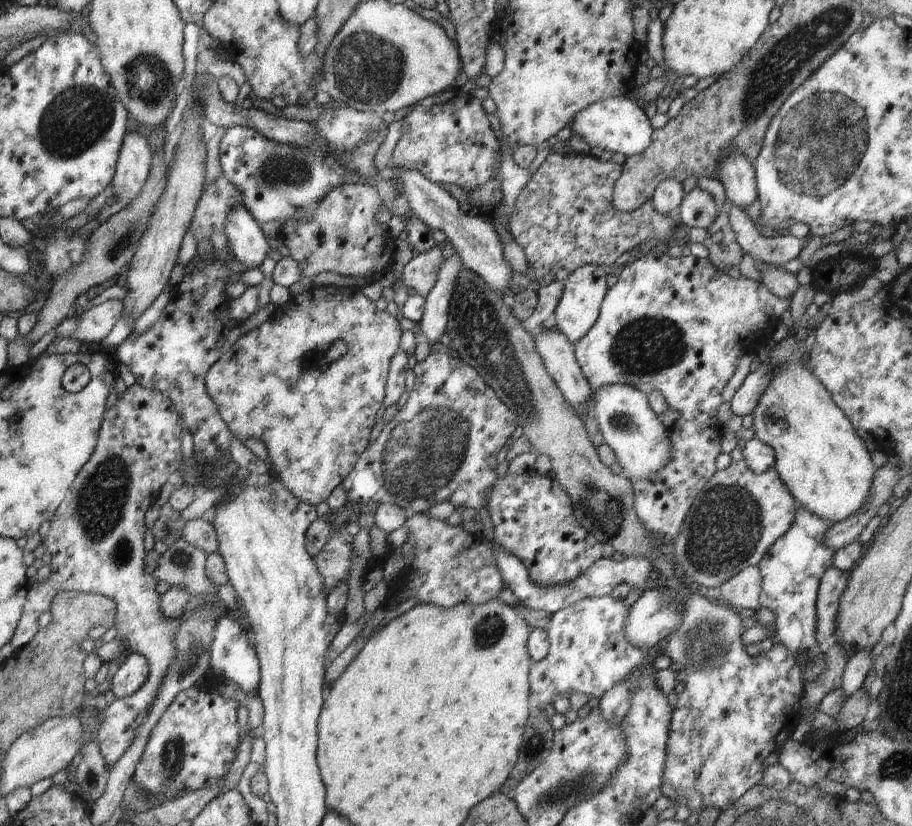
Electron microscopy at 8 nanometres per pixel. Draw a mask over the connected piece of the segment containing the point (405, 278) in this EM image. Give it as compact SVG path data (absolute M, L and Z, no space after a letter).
M440 246L414 255L402 270L402 284L411 292L425 297L434 288L437 270L442 263Z

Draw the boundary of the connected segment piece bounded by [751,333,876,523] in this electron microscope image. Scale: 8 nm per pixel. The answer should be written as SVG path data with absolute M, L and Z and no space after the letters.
M789 333L769 352L768 359L762 364L771 363L774 374L752 411L752 430L756 439L767 444L775 452L773 466L780 480L788 487L797 504L807 508L821 519L833 523L848 518L859 511L867 502L872 481L875 478L872 458L863 440L856 434L848 417L836 406L831 394L804 364L804 341Z

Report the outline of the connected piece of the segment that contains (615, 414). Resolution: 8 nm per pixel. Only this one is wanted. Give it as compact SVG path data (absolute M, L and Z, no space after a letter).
M607 385L593 391L595 408L590 416L597 420L604 442L614 451L617 461L622 466L622 475L631 483L653 480L671 459L670 437L666 428L658 419L658 415L650 408L647 394L630 385Z

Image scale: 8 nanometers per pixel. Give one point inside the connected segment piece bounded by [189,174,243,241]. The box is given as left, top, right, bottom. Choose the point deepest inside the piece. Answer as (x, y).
(213, 206)

